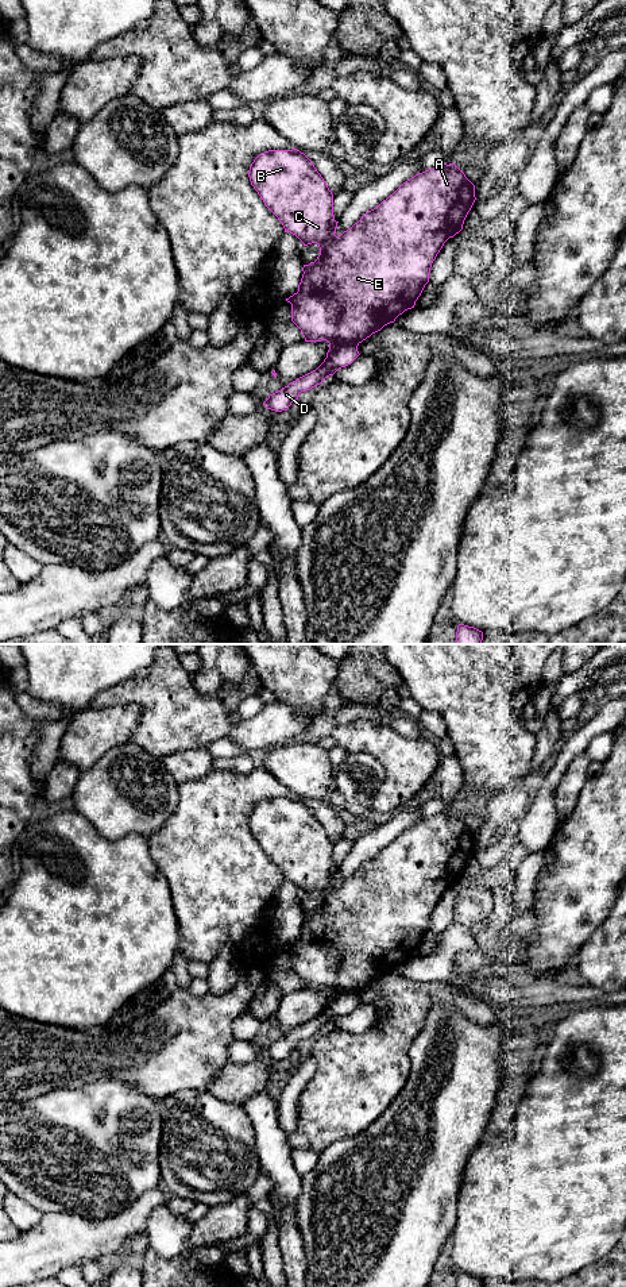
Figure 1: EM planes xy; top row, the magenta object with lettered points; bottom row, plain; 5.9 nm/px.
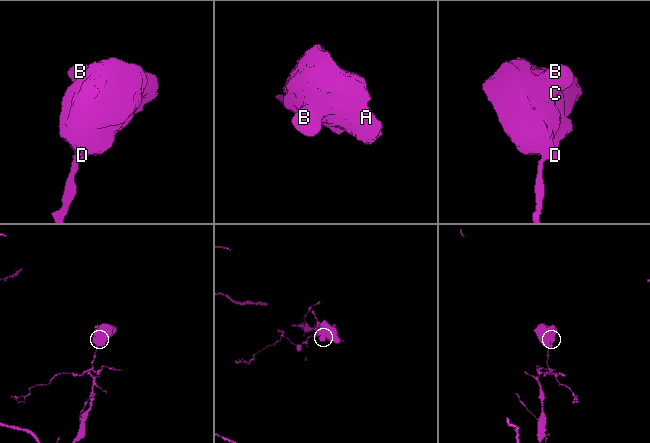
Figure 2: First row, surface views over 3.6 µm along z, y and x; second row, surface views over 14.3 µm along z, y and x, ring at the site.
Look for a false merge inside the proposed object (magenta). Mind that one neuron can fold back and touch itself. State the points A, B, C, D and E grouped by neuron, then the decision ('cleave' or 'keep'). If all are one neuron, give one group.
groups A B C E / D; cleave

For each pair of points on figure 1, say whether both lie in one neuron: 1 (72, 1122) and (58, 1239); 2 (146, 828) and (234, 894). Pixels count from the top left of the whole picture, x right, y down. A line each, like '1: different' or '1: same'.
1: different
2: different

